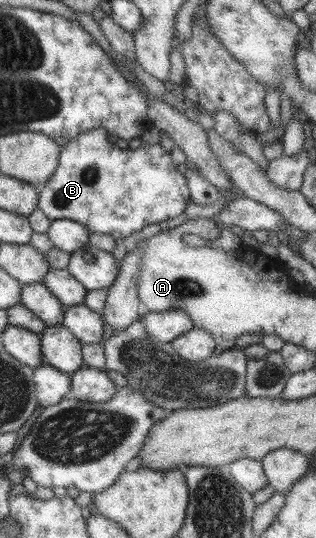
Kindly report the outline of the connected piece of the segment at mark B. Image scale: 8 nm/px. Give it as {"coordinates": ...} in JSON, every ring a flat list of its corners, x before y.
{"coordinates":[[106,130,86,131,61,146,56,170,39,186,37,208,48,219,69,219,90,233,108,235,115,240,124,240,150,224,163,225,167,219,178,217,186,204,192,202,185,177,172,164,170,154,158,144,142,143,136,149,119,149,114,143,108,143]]}

